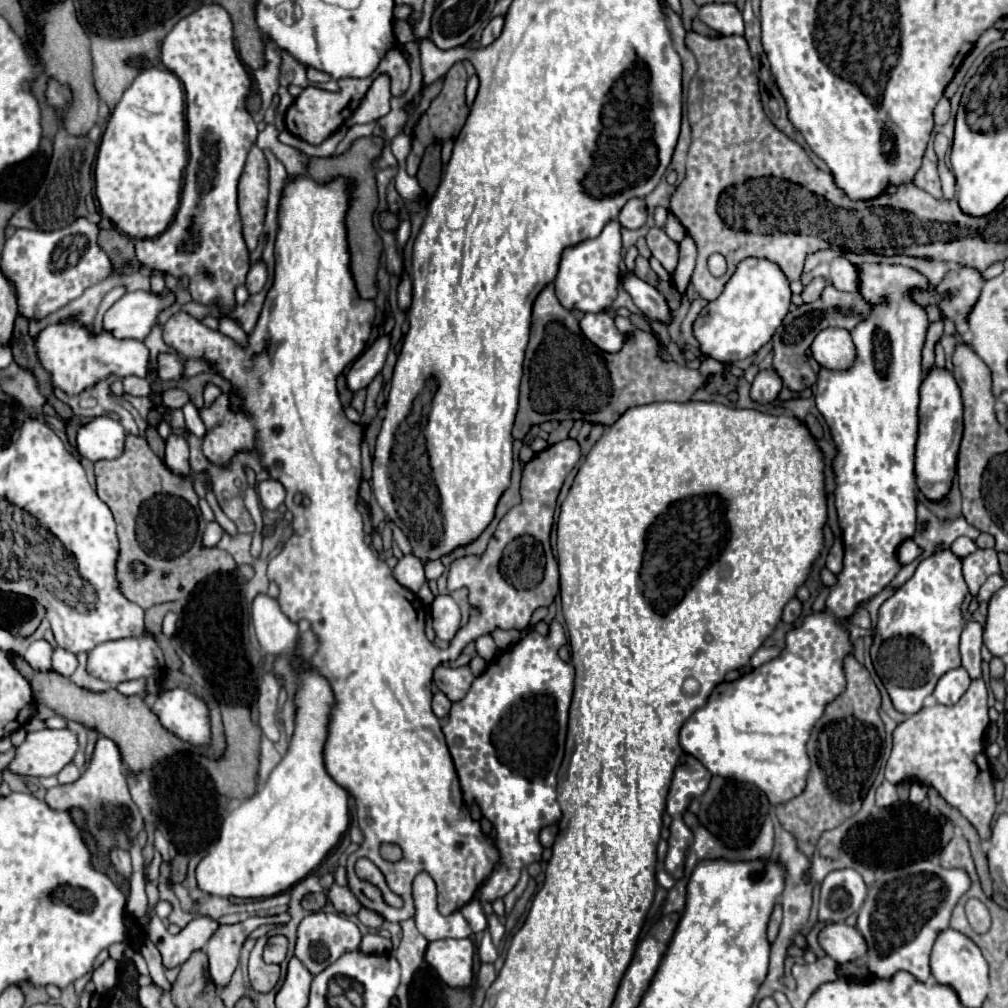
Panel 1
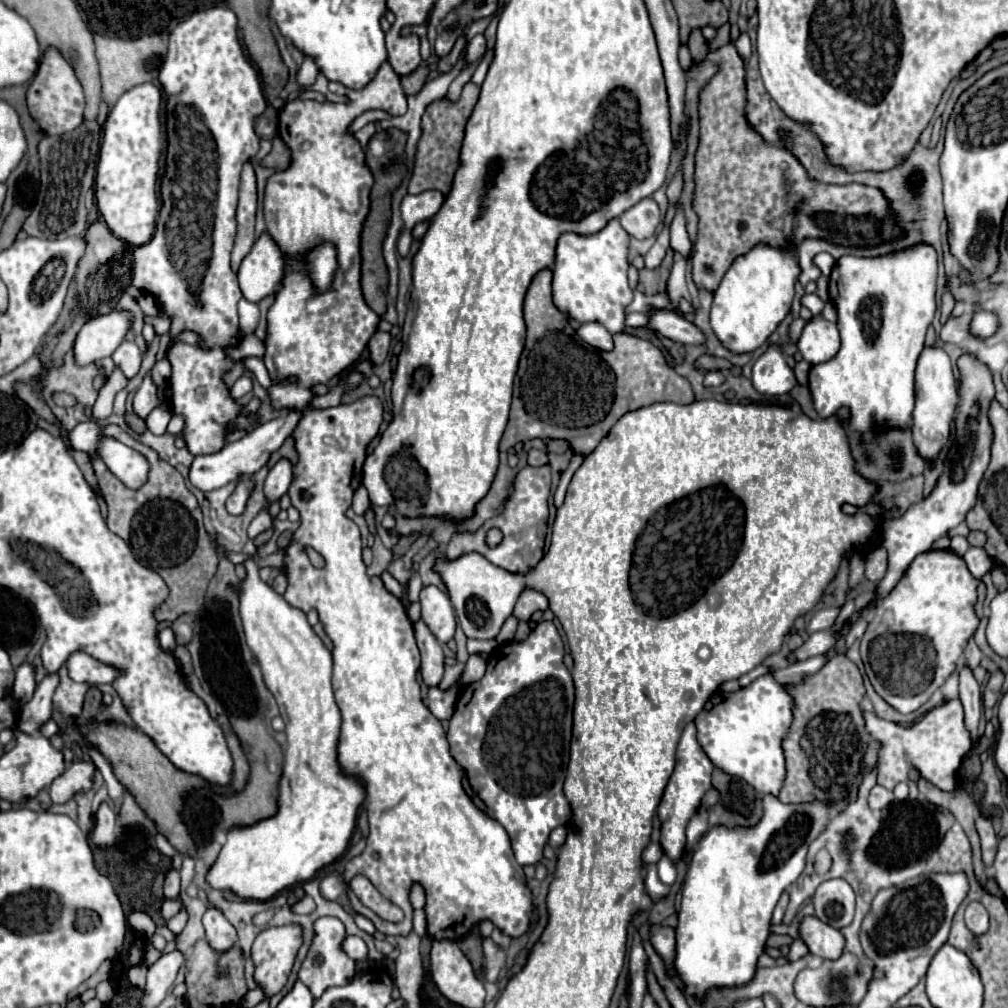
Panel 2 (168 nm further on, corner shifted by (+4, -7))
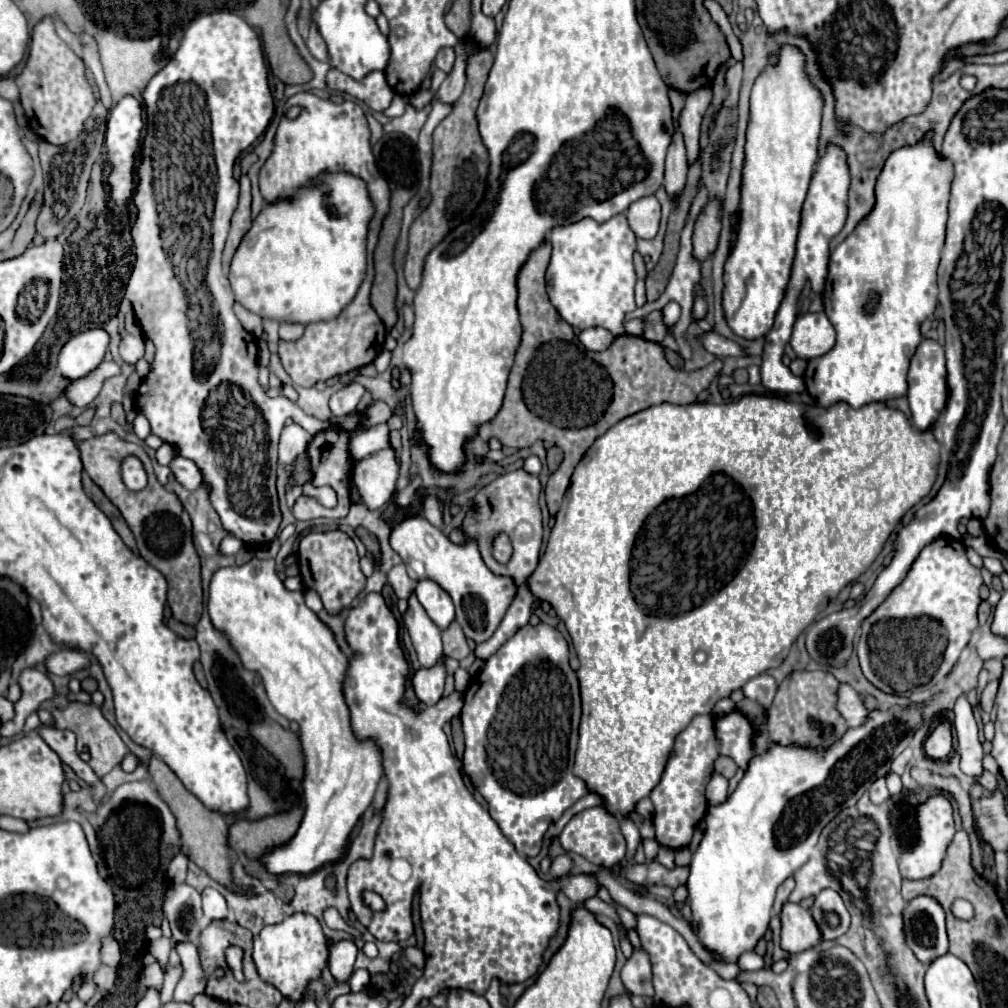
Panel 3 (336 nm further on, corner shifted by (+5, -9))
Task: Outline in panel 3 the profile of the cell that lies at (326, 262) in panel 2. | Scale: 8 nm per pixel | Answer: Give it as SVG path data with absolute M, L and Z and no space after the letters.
M346 171L320 173L312 185L300 187L290 199L280 197L264 205L232 257L230 285L236 301L248 311L278 323L310 325L336 319L366 277L366 237L372 217L374 203L366 181Z

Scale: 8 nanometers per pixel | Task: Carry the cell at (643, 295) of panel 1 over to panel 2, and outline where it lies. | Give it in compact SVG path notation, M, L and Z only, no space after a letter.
M651 307L647 311L649 317L649 329L661 333L663 337L679 343L689 343L689 345L701 345L703 343L703 333L685 317L679 317L673 311Z

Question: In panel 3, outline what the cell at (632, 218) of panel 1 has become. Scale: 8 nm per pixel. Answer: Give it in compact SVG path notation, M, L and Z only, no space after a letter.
M654 195L634 201L626 211L632 231L642 239L652 239L660 225L660 203Z

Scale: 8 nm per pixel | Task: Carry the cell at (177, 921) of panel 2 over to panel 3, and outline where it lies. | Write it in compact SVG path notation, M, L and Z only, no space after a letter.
M176 943L176 951L178 951L180 959L182 959L182 969L184 971L182 971L180 983L176 985L174 999L176 1001L192 1001L198 993L204 993L206 981L210 979L210 975L200 965L196 945Z

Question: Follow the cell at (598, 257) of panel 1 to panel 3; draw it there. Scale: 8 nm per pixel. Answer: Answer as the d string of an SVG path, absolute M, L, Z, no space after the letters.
M624 213L610 221L598 223L590 217L550 231L552 257L546 271L548 297L560 317L572 327L590 329L604 327L612 335L624 333L624 315L636 309L634 285L636 271L632 255L636 251L636 235Z

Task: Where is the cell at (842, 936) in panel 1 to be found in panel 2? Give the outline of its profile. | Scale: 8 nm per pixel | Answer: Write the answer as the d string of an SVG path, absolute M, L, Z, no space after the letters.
M805 917L801 921L799 933L813 955L819 955L823 959L839 959L843 955L845 937L841 931L829 927L817 917Z

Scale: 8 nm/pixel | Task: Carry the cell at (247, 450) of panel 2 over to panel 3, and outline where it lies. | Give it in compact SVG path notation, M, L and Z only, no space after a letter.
M176 455L168 467L174 473L174 477L178 479L178 483L182 483L186 489L200 487L200 471L196 469L196 465L192 465L192 461Z

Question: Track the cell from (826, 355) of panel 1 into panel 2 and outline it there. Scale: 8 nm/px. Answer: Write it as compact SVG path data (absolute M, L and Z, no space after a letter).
M821 315L813 317L805 325L805 331L803 331L797 347L803 355L803 359L811 365L831 361L841 347L837 325L821 319Z

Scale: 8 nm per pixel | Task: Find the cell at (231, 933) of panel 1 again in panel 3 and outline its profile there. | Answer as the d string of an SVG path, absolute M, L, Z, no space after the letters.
M206 887L202 891L202 909L204 909L204 915L212 917L212 919L228 917L228 907L226 907L224 895L212 887Z

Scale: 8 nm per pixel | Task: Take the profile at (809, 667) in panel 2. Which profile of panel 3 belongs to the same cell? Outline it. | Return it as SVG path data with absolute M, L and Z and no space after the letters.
M758 675L754 679L750 679L746 685L744 685L744 695L756 703L760 703L764 709L768 709L768 693L774 693L776 691L776 681L770 677L770 675Z

